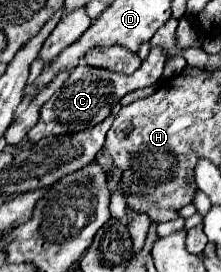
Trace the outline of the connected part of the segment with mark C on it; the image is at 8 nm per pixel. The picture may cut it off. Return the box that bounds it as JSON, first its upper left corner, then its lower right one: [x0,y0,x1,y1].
[28,47,166,143]

